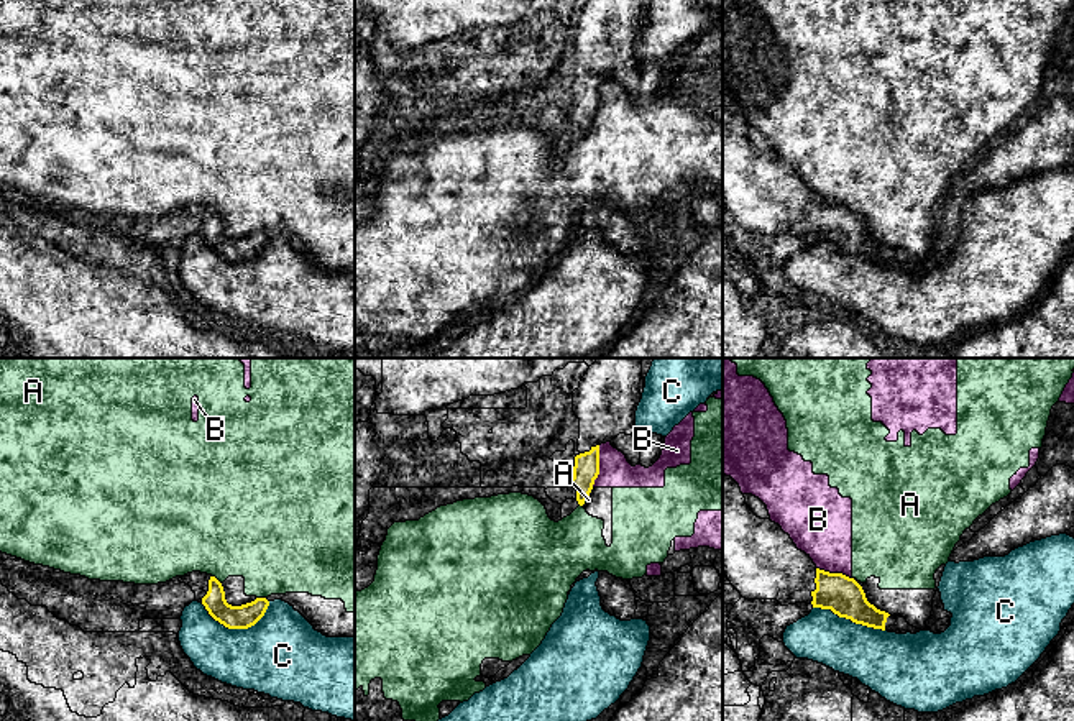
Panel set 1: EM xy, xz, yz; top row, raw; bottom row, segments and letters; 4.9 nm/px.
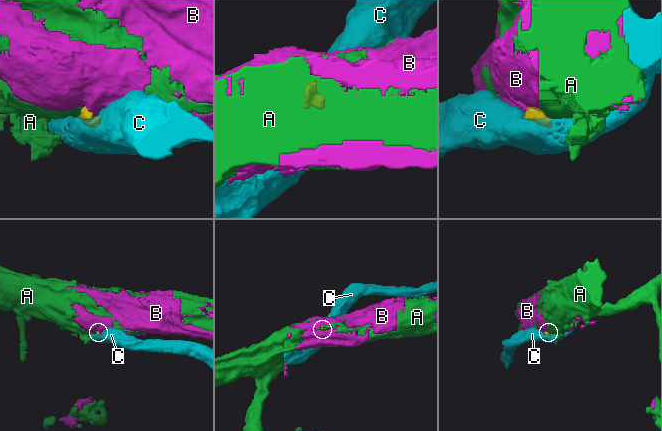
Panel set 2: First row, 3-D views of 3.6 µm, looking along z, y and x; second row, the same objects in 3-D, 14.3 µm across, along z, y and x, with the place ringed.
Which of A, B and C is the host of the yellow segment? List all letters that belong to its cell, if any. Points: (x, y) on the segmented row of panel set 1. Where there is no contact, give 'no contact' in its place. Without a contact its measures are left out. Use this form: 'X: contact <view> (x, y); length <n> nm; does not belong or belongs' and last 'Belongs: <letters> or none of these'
A: contact xy (217, 580); length 60 nm; does not belong
B: contact xz (598, 467); length 220 nm; does not belong
C: contact xy (237, 628); length 340 nm; does not belong
Belongs: none of these

